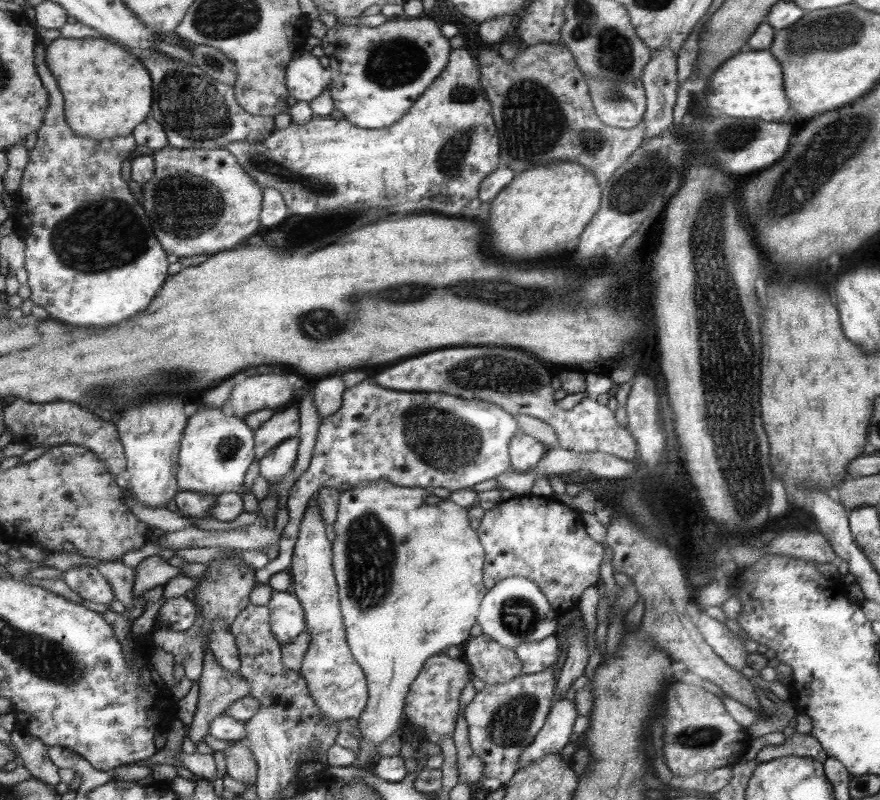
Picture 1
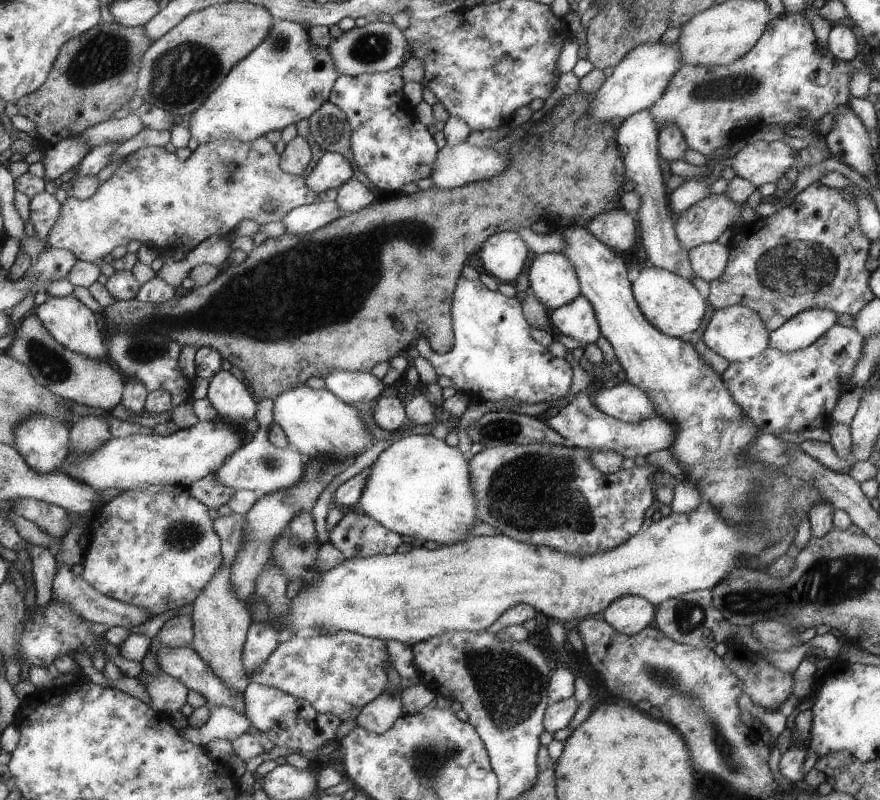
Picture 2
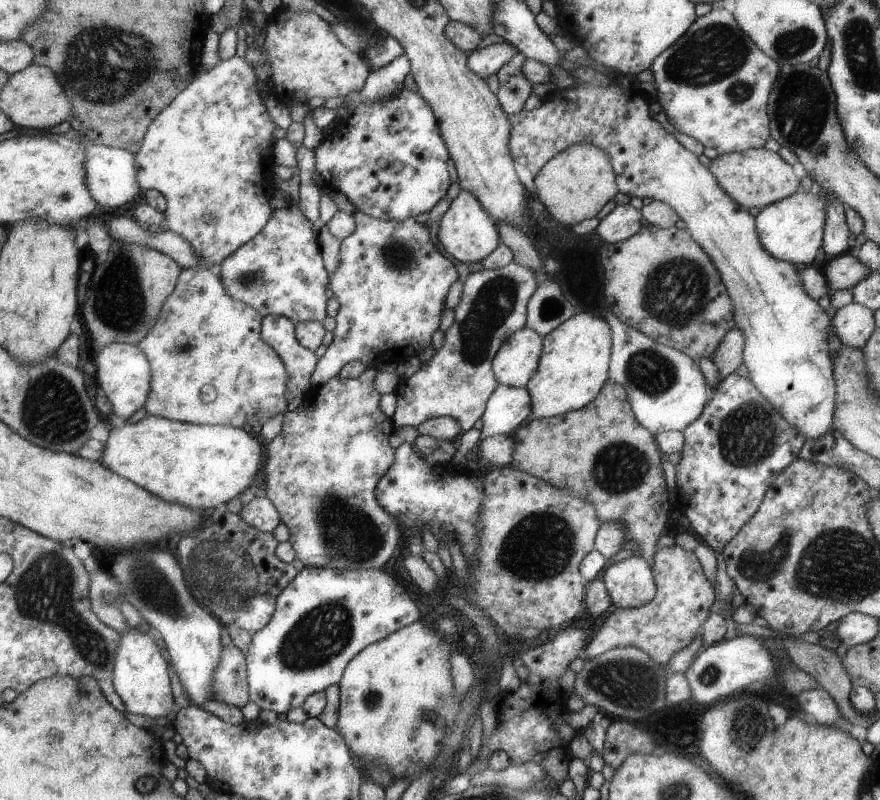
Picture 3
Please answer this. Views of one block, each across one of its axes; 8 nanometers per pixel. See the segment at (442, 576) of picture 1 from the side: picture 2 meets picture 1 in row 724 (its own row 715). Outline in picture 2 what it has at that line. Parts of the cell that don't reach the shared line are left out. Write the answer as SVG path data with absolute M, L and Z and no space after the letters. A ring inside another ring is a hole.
M389 662L384 665L384 671L388 675L390 690L364 706L356 718L359 727L376 734L386 732L403 714L402 691L399 690L401 676Z

